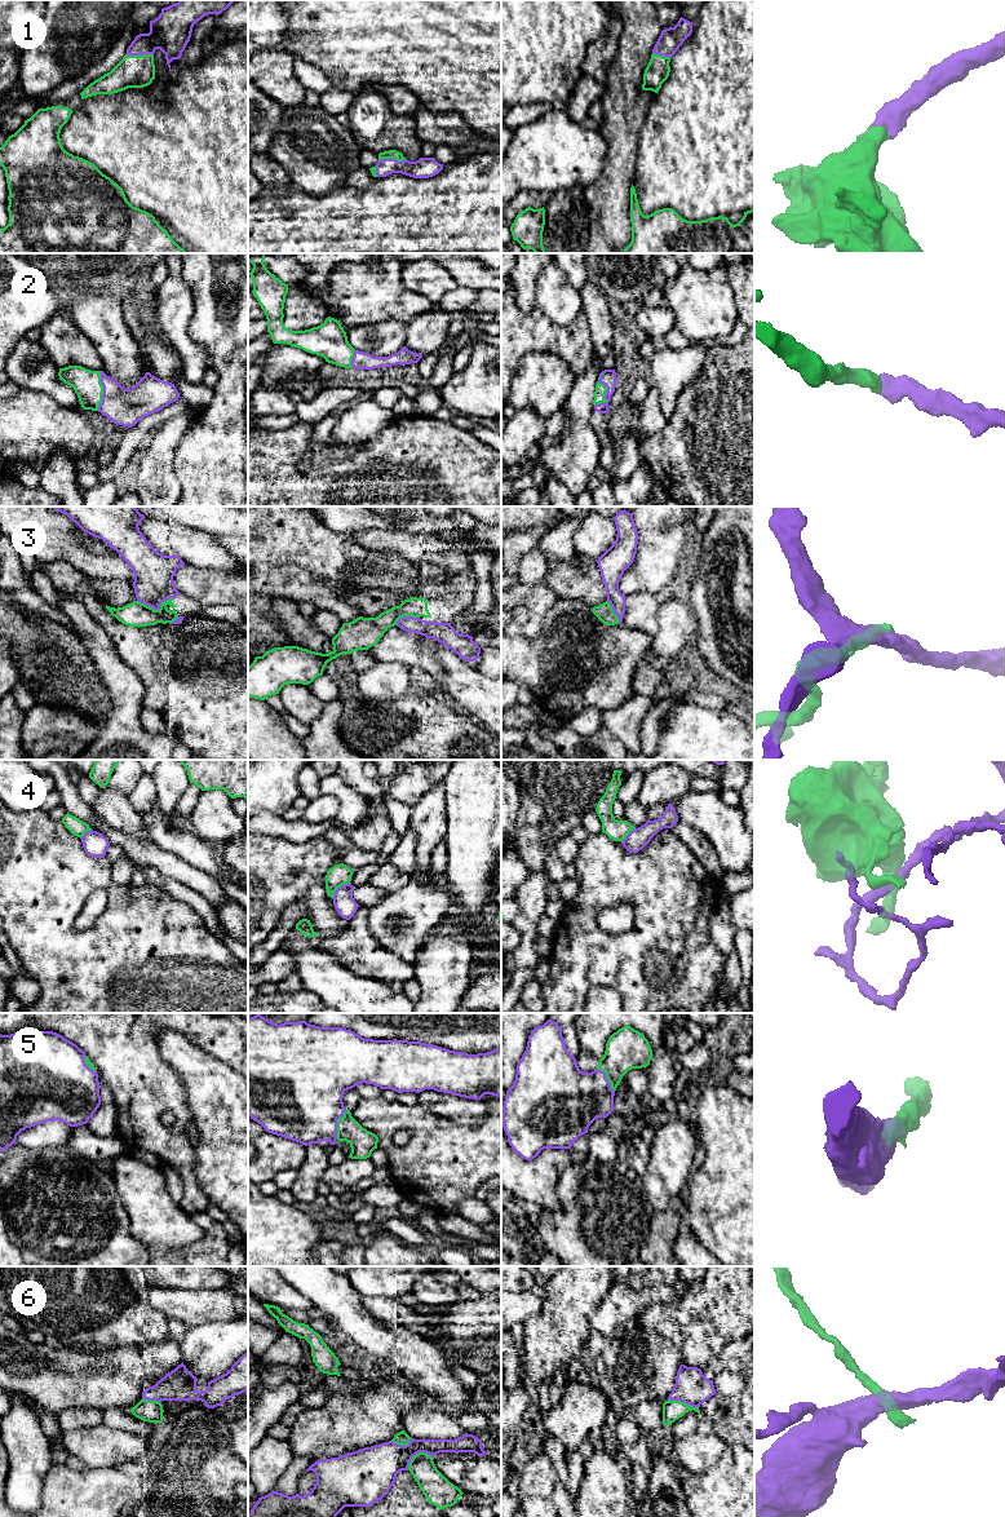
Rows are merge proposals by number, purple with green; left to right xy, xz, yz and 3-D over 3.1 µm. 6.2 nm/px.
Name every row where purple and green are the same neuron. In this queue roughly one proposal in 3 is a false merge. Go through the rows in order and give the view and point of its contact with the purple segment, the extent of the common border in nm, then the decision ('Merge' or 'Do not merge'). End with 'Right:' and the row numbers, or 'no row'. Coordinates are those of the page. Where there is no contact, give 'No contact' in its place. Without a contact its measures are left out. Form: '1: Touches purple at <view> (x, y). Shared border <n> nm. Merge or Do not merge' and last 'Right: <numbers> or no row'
1: Touches purple at xz (392, 159). Shared border 180 nm. Merge
2: Touches purple at yz (606, 392). Shared border 220 nm. Merge
3: Touches purple at xy (155, 609). Shared border 220 nm. Do not merge
4: Touches purple at xz (339, 888). Shared border 160 nm. Do not merge
5: Touches purple at xz (336, 1124). Shared border 200 nm. Merge
6: Touches purple at xz (416, 1453). Shared border 180 nm. Do not merge
Right: 1, 2, 5

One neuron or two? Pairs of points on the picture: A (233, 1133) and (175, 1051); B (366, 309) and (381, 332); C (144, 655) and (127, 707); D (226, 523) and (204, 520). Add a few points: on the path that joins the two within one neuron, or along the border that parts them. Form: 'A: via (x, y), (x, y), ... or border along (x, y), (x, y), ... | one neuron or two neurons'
A: via (229, 1113), (215, 1091), (195, 1071) | one neuron
B: border along (404, 322), (372, 321), (362, 322), (349, 328) | two neurons
C: border along (118, 651), (144, 686), (142, 704) | two neurons
D: via (221, 520), (209, 520) | one neuron

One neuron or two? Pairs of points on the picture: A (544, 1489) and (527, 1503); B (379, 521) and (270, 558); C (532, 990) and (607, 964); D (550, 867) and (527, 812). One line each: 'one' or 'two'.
A: two
B: two
C: two
D: two

